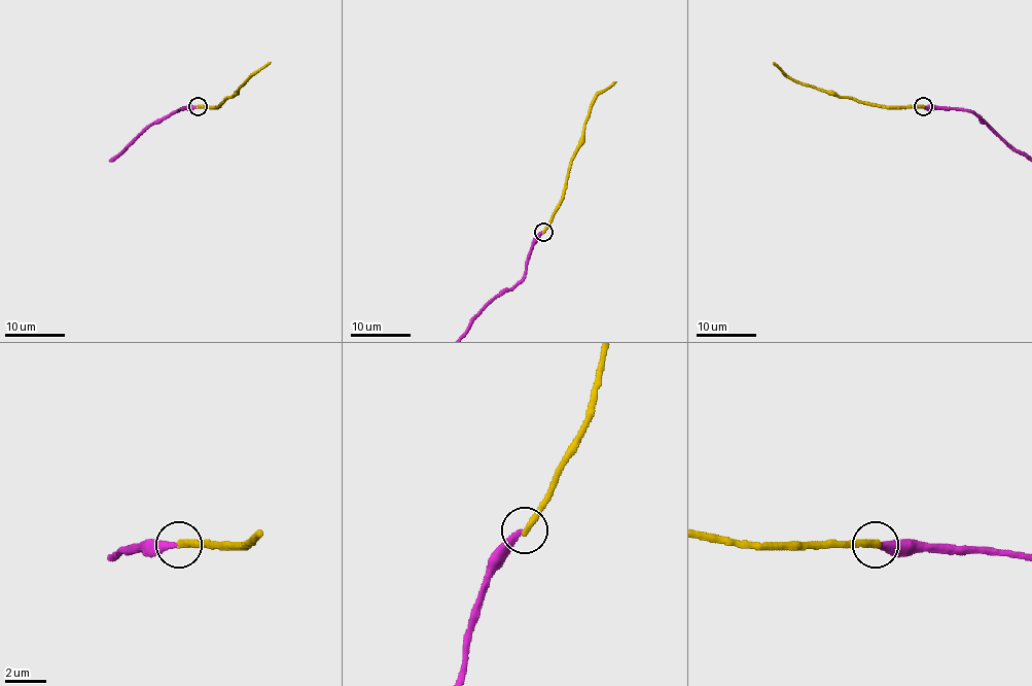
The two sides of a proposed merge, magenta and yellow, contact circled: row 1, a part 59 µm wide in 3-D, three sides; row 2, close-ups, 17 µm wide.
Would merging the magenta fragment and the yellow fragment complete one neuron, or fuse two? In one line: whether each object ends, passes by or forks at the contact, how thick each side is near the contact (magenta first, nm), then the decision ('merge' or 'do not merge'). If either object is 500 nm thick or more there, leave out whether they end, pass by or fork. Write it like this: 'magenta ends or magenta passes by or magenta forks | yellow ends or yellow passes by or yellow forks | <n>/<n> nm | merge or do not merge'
magenta ends | yellow ends | 320/360 nm | do not merge

